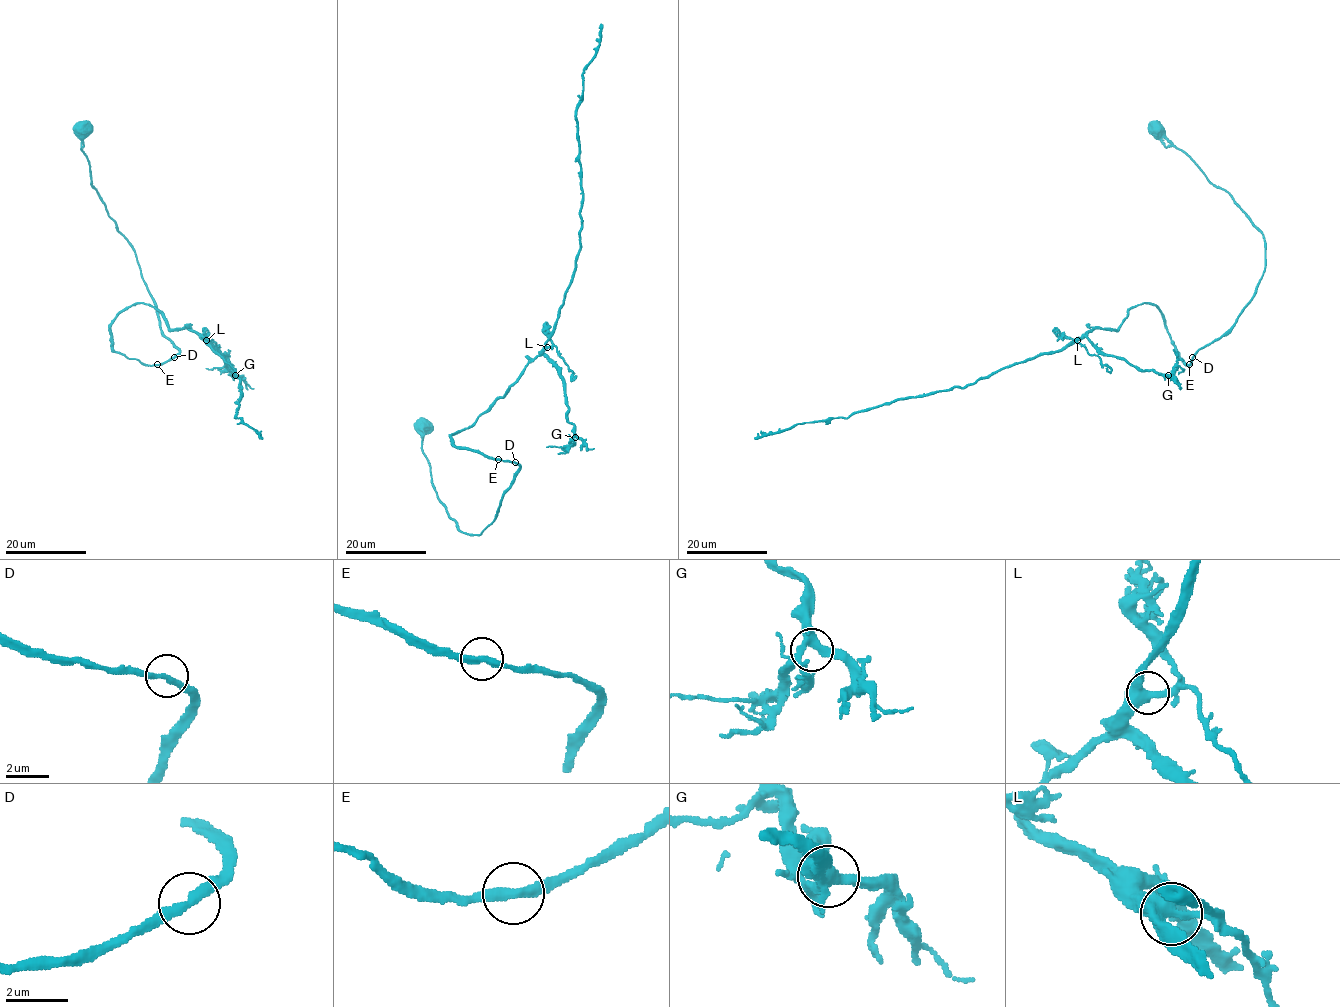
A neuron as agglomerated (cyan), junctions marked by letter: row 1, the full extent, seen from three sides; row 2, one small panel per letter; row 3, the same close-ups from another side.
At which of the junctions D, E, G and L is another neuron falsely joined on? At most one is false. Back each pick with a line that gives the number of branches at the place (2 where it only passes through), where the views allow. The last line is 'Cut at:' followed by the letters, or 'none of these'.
Cut at: none of these

